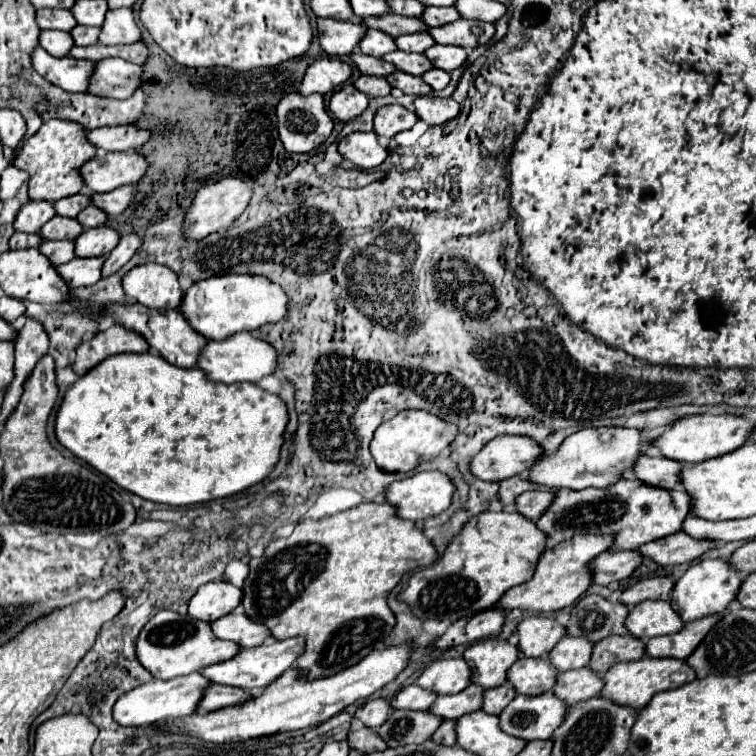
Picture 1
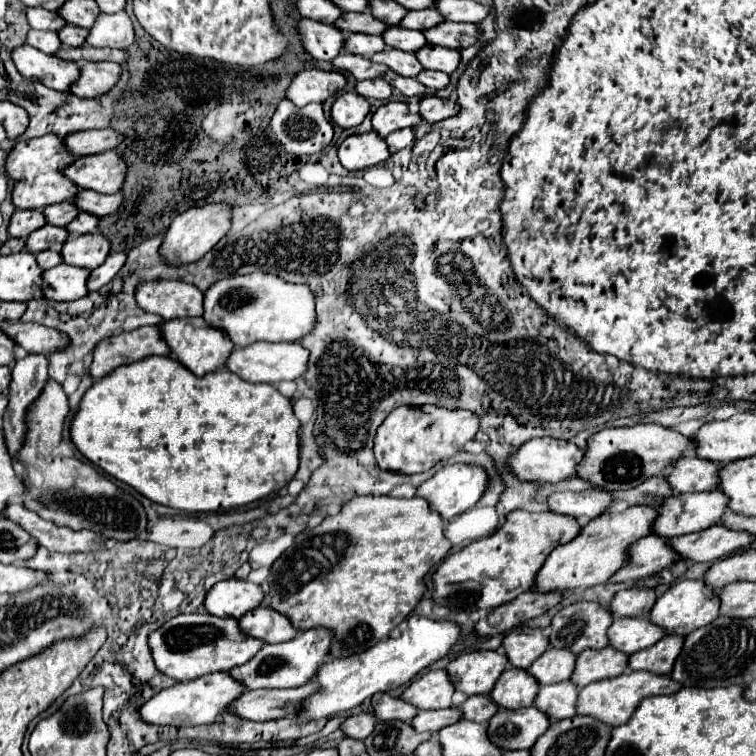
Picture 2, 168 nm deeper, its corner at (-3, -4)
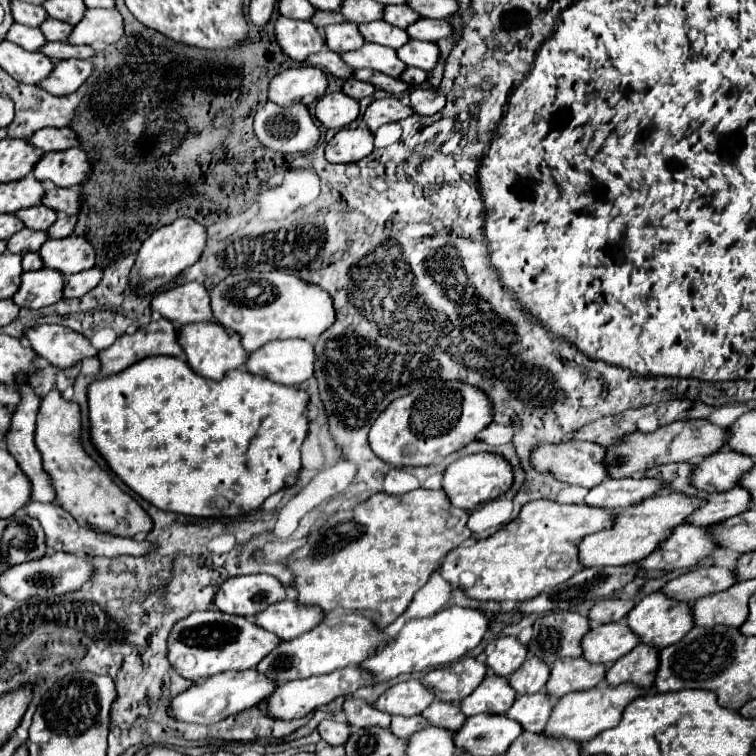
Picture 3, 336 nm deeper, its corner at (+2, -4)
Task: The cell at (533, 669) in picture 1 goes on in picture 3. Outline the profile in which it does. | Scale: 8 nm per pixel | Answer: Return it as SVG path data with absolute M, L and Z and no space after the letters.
M488 674L482 684L462 700L460 708L466 716L474 714L506 714L512 702L516 700L516 690L512 690L510 682L504 676Z

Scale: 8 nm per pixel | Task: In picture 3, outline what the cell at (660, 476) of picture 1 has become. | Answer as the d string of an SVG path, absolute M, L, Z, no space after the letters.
M722 448L720 452L710 454L708 458L692 466L690 484L692 486L714 486L714 488L696 488L700 490L700 494L702 492L724 492L728 488L734 488L740 474L744 474L744 470L752 466L754 466L752 458Z

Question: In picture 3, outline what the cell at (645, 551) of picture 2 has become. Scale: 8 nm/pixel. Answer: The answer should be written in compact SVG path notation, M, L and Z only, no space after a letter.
M690 524L676 526L672 536L660 542L654 554L638 564L640 570L678 570L694 566L716 548L706 530L708 528L696 528Z

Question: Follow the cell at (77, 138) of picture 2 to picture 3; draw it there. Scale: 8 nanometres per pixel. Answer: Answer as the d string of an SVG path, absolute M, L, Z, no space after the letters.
M44 128L38 130L28 142L42 152L62 152L80 146L76 132L70 128Z

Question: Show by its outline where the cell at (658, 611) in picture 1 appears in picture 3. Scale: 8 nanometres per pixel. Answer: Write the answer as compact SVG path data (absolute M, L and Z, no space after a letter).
M608 622L594 626L584 636L584 656L590 662L602 662L610 664L618 660L620 656L628 654L640 644L640 636L632 632L624 622Z

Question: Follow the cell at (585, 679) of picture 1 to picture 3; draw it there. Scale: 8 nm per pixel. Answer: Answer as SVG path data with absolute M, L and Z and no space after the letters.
M546 692L518 696L506 716L520 722L522 728L528 732L542 732L552 714L554 702L556 700Z

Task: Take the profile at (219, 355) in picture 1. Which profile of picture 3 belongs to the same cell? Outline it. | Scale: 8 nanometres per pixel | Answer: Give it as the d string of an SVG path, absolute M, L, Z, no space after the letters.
M272 340L248 354L244 368L278 384L300 384L312 376L314 350L308 340Z

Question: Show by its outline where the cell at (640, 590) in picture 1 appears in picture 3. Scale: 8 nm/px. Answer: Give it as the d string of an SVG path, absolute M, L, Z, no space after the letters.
M602 598L594 604L588 618L592 622L620 622L628 616L628 612L636 606L630 598Z

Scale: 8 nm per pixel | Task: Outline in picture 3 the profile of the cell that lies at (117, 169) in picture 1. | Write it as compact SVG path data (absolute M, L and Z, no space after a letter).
M72 148L64 152L48 152L34 168L34 176L40 182L52 182L60 188L72 188L88 182L92 174L92 164L82 148Z

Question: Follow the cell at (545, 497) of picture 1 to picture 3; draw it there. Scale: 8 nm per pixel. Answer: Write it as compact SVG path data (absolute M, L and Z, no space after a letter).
M622 478L622 480L604 480L594 486L584 504L604 510L618 510L632 504L638 504L662 490L658 480L652 478Z

